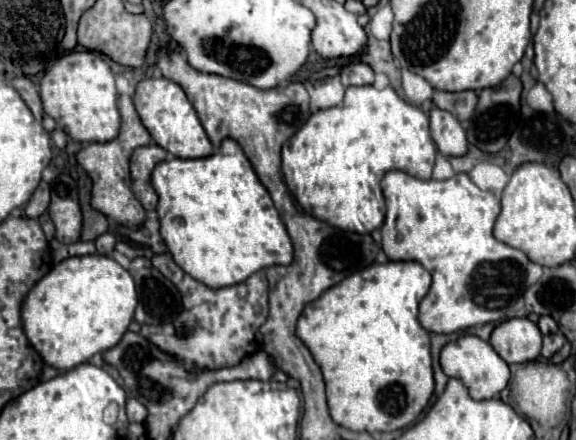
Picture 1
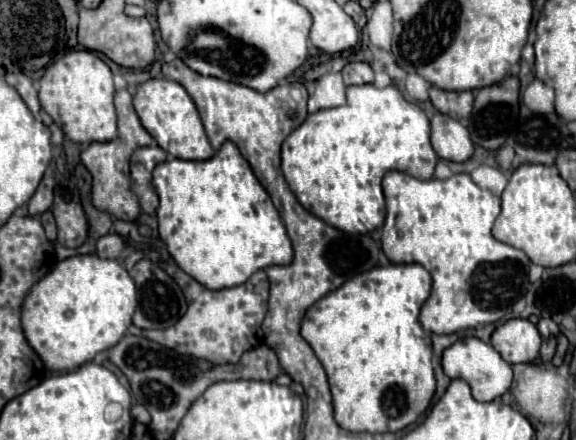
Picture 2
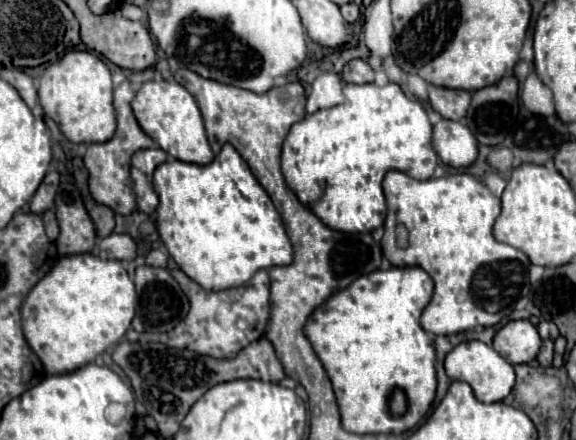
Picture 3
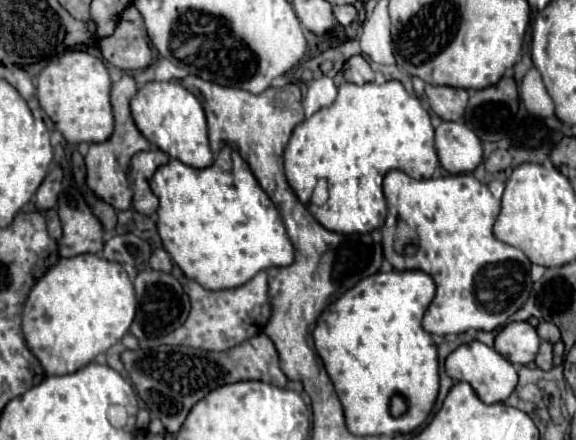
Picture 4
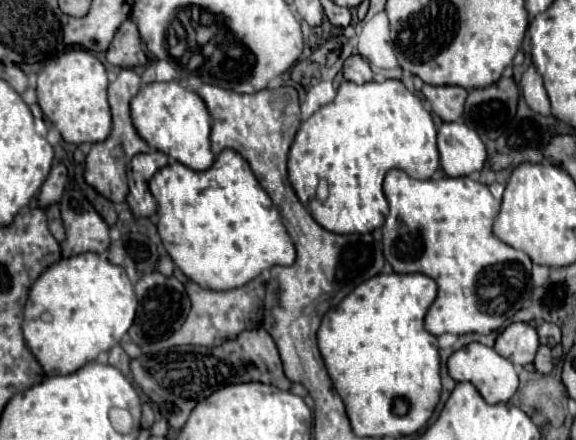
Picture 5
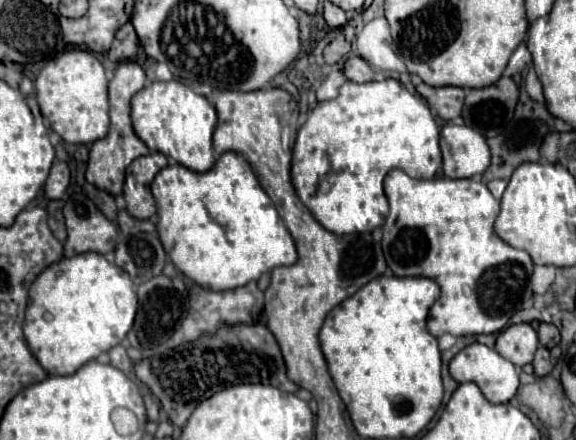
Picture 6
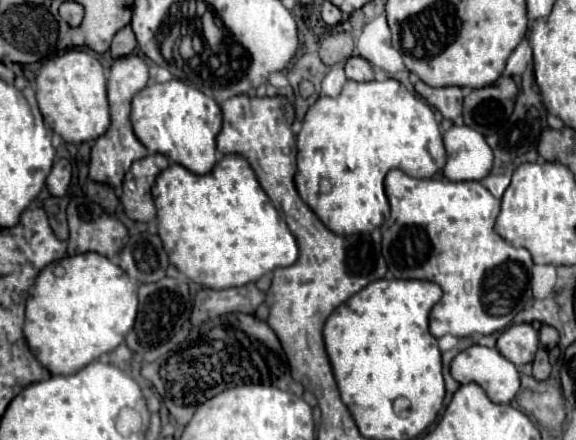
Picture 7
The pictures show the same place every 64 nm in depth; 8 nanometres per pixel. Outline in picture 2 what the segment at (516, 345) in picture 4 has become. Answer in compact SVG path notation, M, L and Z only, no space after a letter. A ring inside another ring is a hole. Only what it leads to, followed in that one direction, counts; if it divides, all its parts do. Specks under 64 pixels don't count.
M508 320L494 330L492 346L508 364L534 362L540 350L540 332L530 320Z

